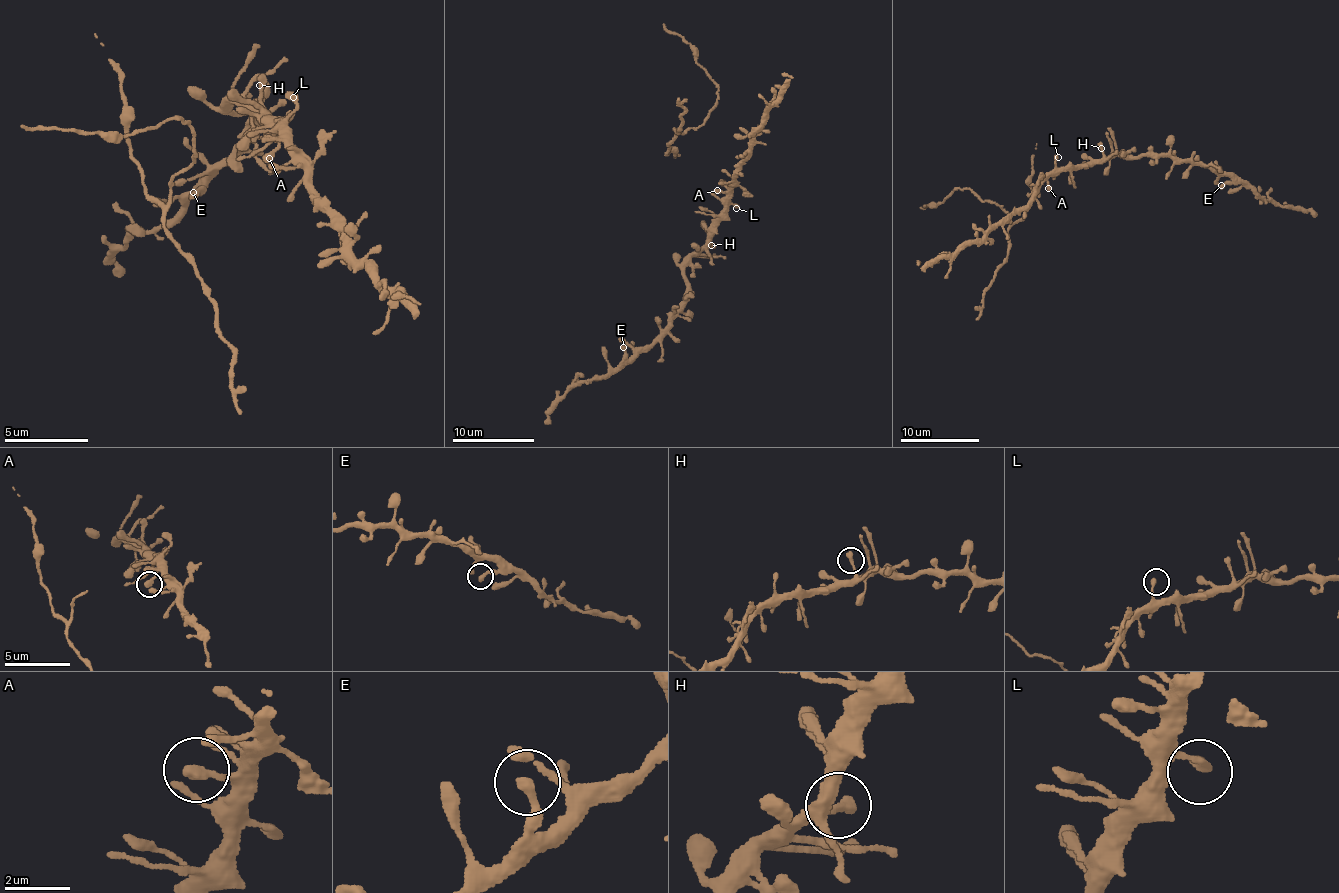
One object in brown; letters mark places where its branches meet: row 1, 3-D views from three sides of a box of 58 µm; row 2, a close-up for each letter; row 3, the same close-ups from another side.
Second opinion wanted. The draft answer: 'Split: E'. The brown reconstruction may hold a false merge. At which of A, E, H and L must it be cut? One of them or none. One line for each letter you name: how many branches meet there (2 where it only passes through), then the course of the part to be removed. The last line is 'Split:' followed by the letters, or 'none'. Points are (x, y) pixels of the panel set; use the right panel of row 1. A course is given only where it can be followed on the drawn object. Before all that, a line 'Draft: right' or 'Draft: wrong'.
Draft: wrong
Split: none

